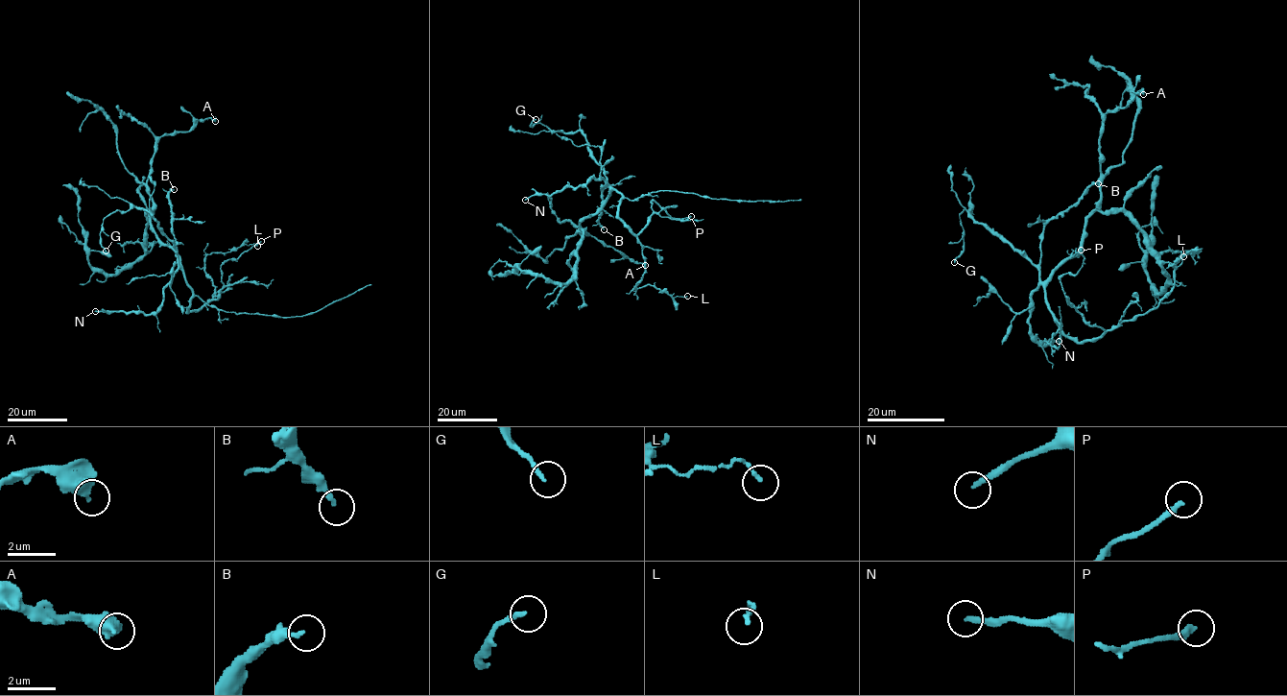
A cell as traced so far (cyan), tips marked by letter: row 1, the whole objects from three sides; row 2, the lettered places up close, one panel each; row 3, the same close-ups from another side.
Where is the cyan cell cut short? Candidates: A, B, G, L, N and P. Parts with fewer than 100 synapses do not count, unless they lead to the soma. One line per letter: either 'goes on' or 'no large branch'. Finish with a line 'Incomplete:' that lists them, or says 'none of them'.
A: no large branch
B: no large branch
G: no large branch
L: no large branch
N: no large branch
P: no large branch
Incomplete: none of them

